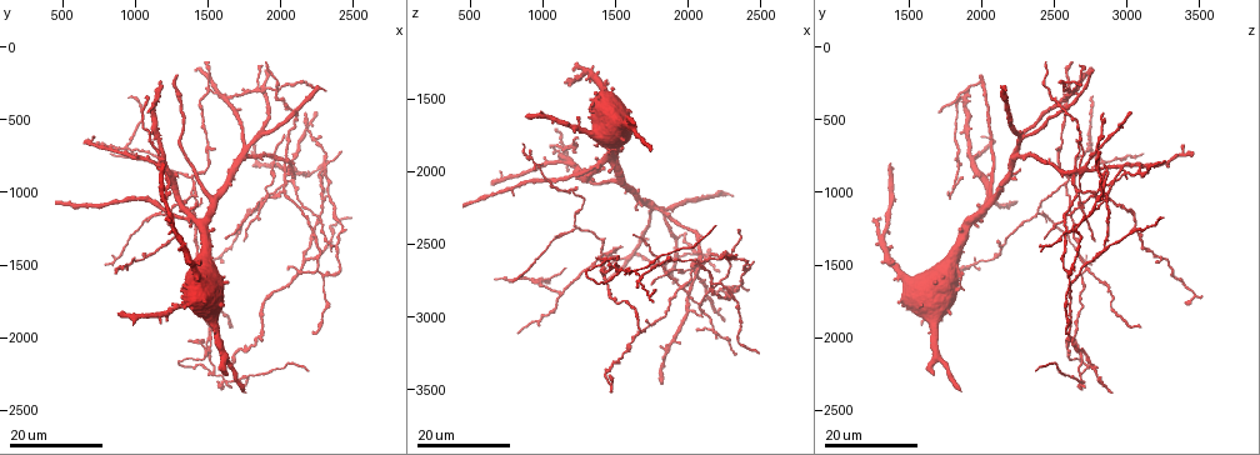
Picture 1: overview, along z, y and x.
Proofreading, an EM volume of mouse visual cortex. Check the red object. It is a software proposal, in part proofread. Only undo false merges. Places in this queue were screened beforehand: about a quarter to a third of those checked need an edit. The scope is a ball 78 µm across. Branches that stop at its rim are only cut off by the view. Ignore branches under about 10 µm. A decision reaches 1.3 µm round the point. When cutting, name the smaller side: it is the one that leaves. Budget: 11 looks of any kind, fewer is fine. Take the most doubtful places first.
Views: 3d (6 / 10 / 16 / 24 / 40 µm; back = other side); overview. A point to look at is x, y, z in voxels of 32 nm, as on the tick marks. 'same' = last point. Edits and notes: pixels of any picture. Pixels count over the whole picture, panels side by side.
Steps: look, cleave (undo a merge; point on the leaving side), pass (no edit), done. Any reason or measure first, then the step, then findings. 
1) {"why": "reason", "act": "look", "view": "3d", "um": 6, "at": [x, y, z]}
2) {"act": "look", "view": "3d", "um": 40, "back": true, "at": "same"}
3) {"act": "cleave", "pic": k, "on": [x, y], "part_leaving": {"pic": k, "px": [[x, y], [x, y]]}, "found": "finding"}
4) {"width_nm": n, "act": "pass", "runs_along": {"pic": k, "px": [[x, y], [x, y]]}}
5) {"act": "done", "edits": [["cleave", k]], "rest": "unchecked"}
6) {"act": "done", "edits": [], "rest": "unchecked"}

{"why": "four or more arms meet", "act": "look", "view": "3d", "um": 24, "at": [1560, 2240, 2700]}

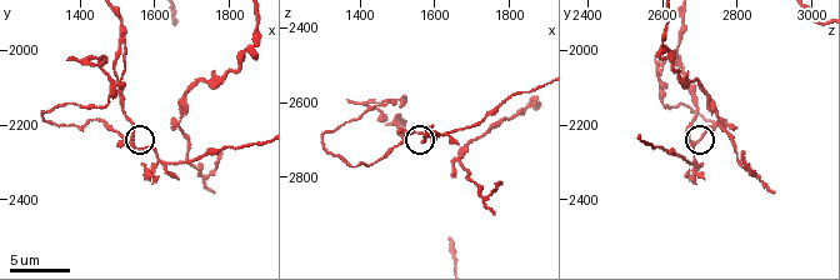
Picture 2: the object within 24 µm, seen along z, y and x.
{"why": "zoom in", "act": "look", "view": "3d", "um": 6, "at": [1540, 2260, 2680]}

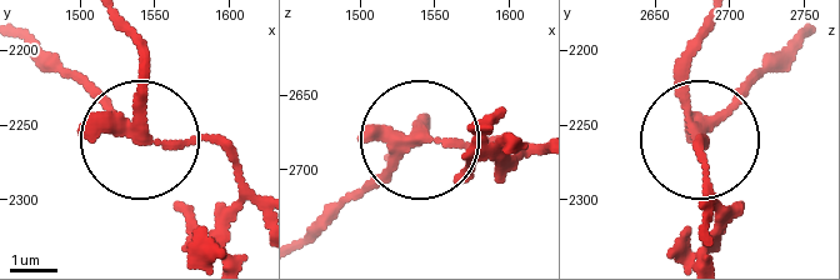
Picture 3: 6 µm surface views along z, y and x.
{"arms": 4, "act": "cleave", "pic": 3, "on": [104, 95], "found": "two neurons meet here"}

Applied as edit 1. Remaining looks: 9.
{"act": "look", "view": "overview"}

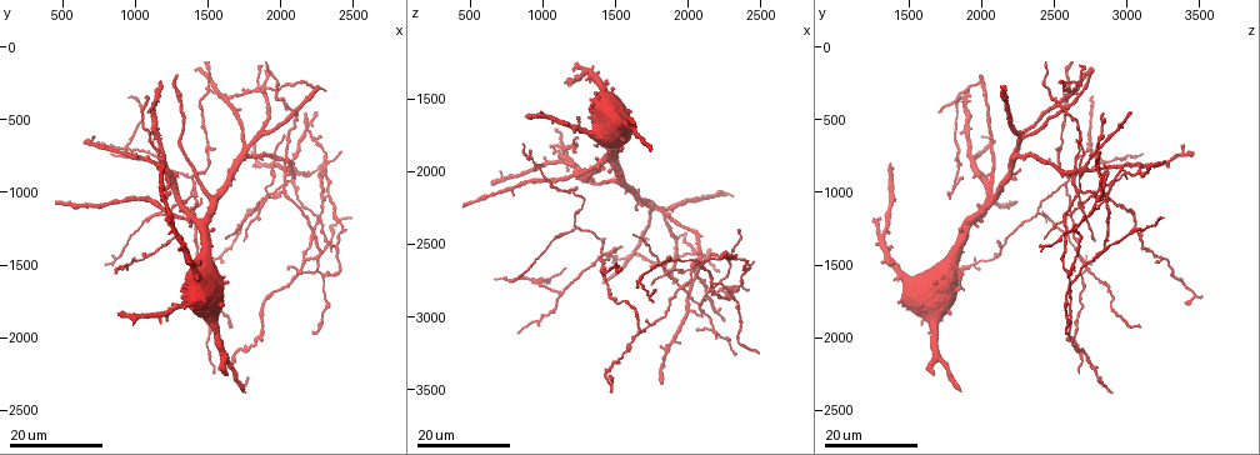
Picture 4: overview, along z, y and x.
{"why": "three-way junction", "act": "look", "view": "3d", "um": 16, "at": [1200, 1140, 2380]}

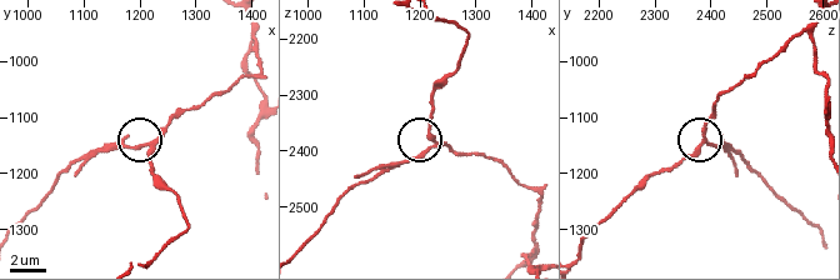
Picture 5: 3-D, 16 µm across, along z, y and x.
{"act": "look", "view": "3d", "um": 6, "at": [1220, 1150, 2390]}

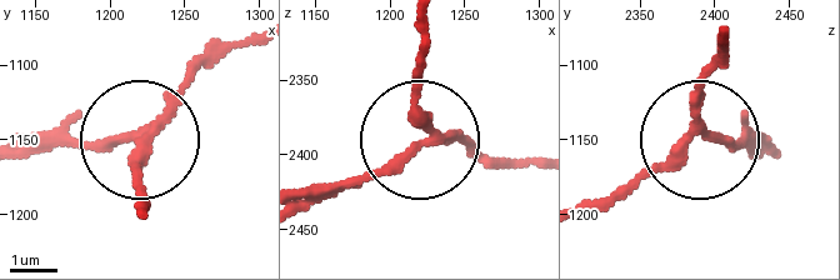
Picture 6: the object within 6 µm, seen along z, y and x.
{"act": "look", "view": "3d", "um": 6, "back": true, "at": [1220, 1148, 2388]}

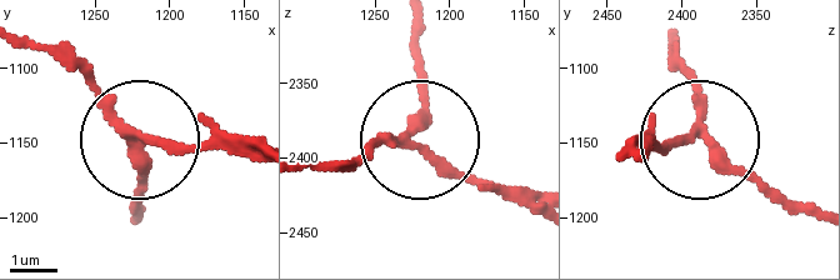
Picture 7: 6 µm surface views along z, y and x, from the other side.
{"act": "pass", "runs_along": {"pic": 7, "px": [[23, 36], [143, 135], [234, 151]]}, "found": "one neuron here"}

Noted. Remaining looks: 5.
{"why": "looks like a crossing", "act": "look", "view": "3d", "um": 24, "at": [1960, 1040, 2780]}

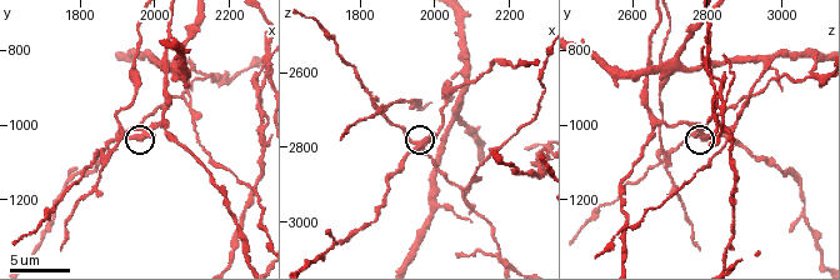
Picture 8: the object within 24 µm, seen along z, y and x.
{"act": "look", "view": "3d", "um": 6, "at": [1980, 1020, 2790]}

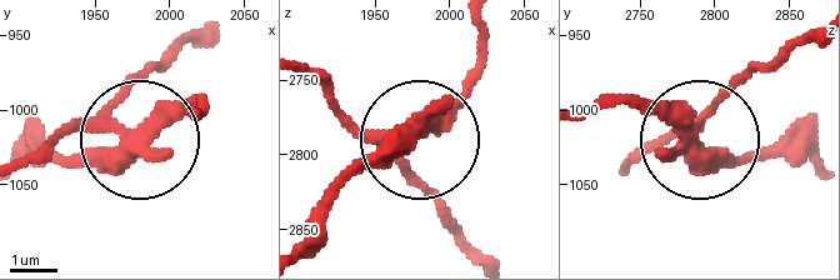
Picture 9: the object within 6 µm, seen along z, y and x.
{"side_arm_um": 35, "act": "cleave", "pic": 9, "on": [134, 83], "part_leaving": {"pic": 9, "px": [[133, 135], [116, 104], [196, 31]]}, "found": "a second neuron is stuck on"}

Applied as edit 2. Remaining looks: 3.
{"why": "see it whole again", "act": "look", "view": "overview"}

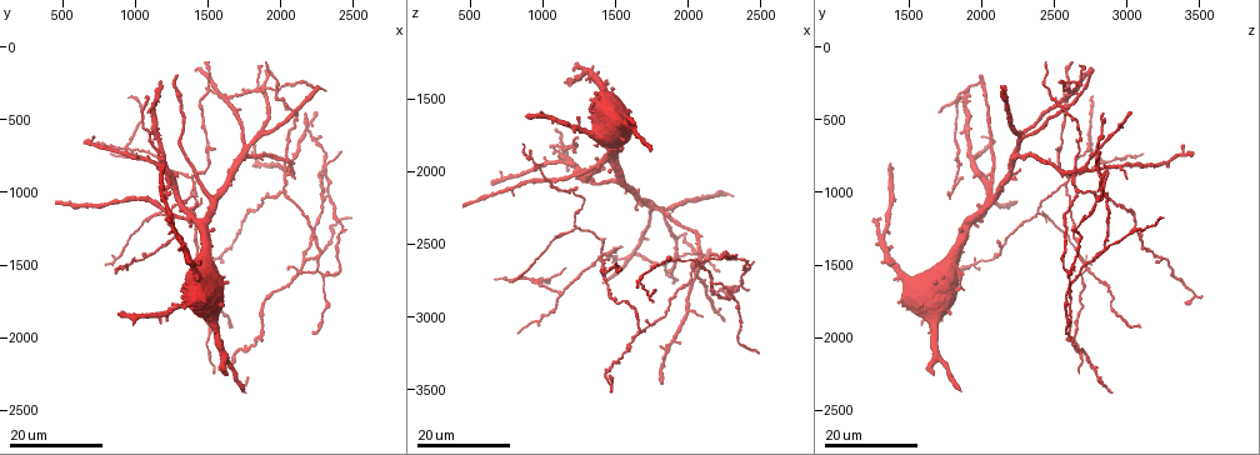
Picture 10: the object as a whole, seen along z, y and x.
{"why": "looks like a crossing", "act": "look", "view": "3d", "um": 16, "at": [920, 700, 2760]}

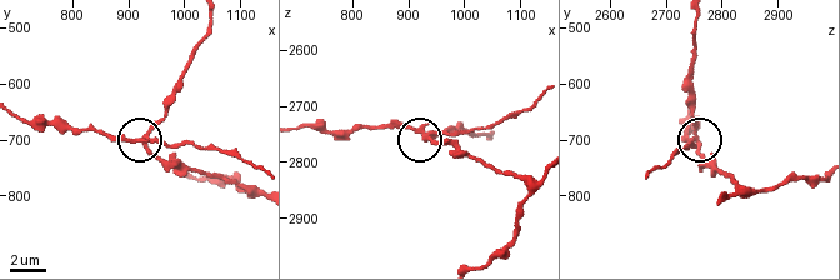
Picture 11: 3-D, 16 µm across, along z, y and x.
{"why": "closer look", "act": "look", "view": "3d", "um": 6, "at": [920, 695, 2750]}

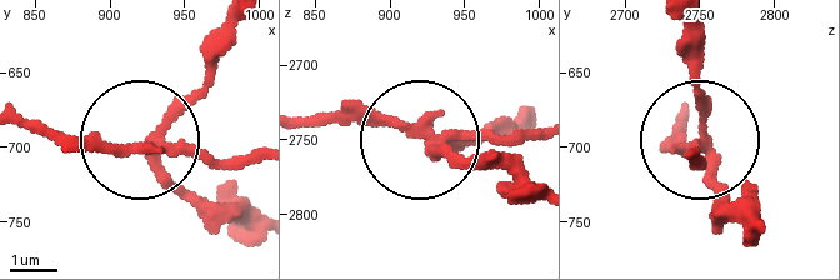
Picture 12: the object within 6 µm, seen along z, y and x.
{"width_nm": 230, "act": "cleave", "pic": 12, "on": [85, 138], "found": "a second neuron is stuck on"}

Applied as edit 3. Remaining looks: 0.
{"act": "done", "edits": [["cleave", 3], ["cleave", 9], ["cleave", 12]], "rest": "unchecked"}

